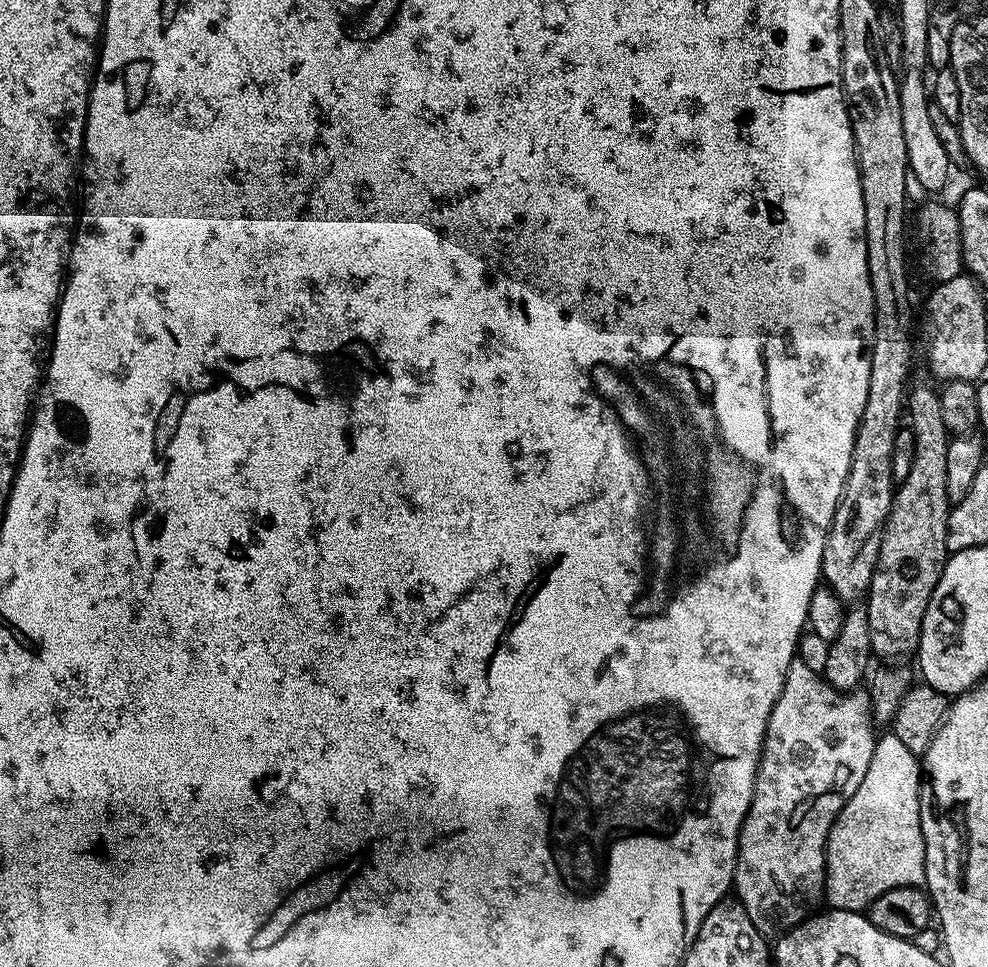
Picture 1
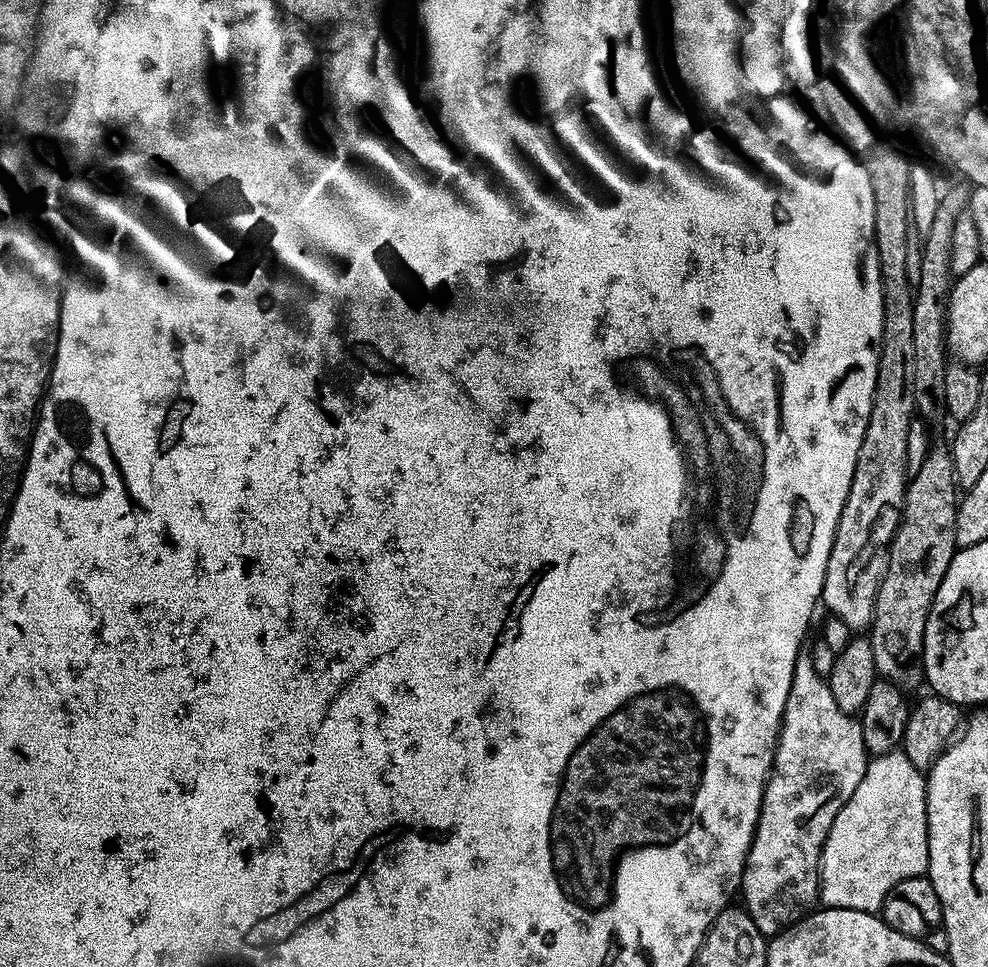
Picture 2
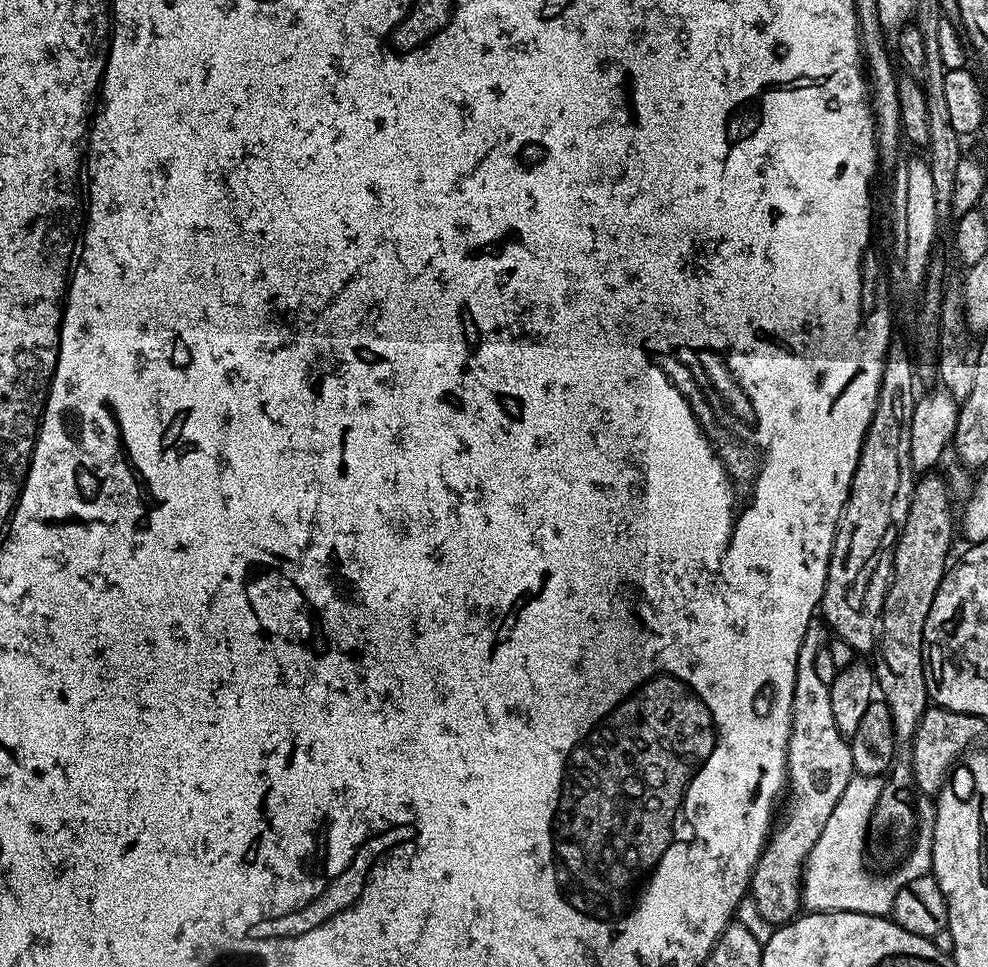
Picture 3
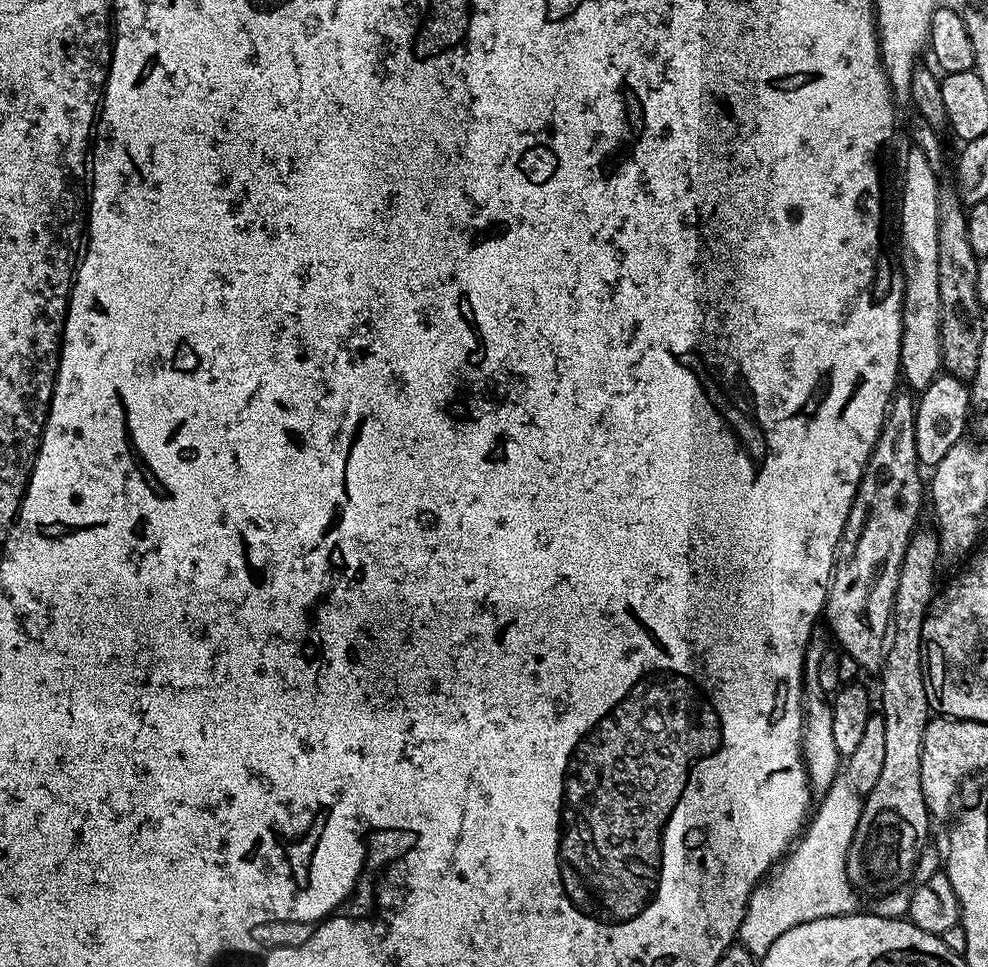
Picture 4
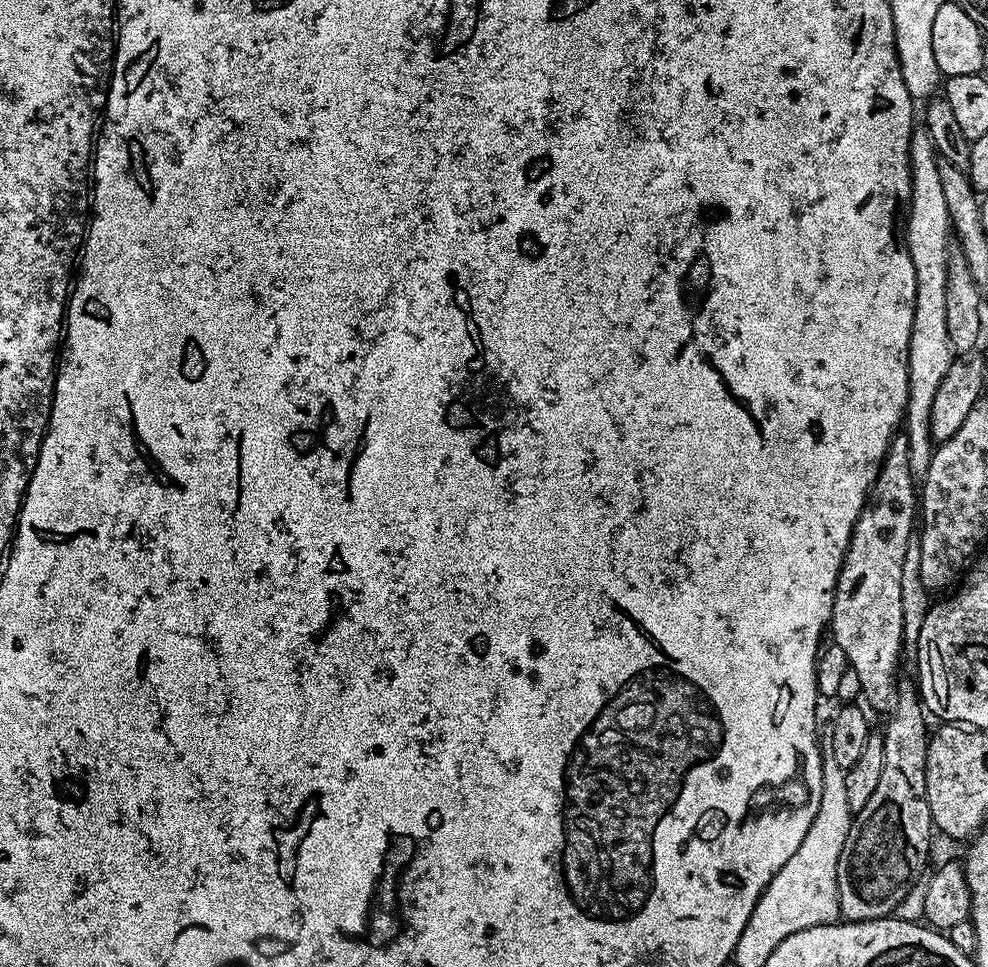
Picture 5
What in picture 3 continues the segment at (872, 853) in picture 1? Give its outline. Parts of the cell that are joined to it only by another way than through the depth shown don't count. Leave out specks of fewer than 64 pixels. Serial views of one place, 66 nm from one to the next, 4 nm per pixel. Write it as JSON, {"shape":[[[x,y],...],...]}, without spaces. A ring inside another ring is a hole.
{"shape":[[[853,775],[846,790],[842,790],[842,798],[838,798],[838,806],[830,810],[826,830],[822,830],[818,842],[814,842],[814,848],[804,863],[802,904],[808,912],[871,912],[873,916],[884,916],[891,909],[903,884],[931,873],[936,809],[933,801],[928,798],[915,801],[915,835],[900,864],[904,865],[889,876],[875,876],[868,872],[864,865],[864,839],[866,842],[870,836],[869,824],[881,787],[881,777]]]}

